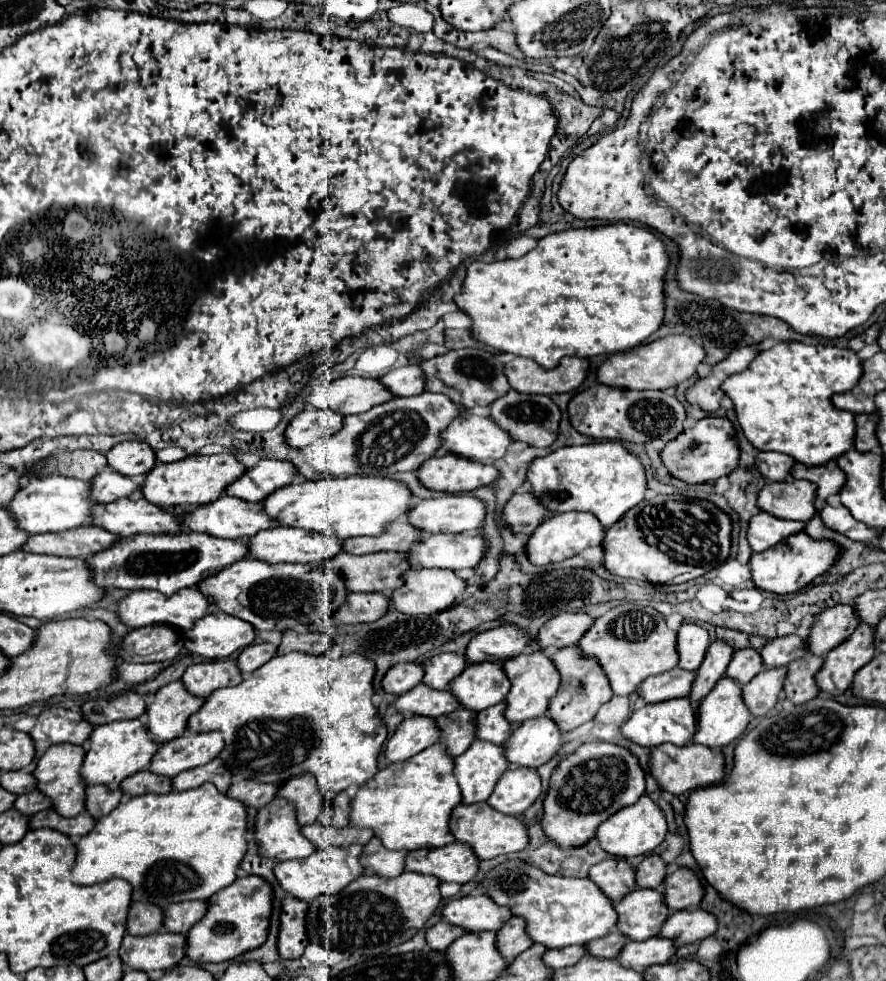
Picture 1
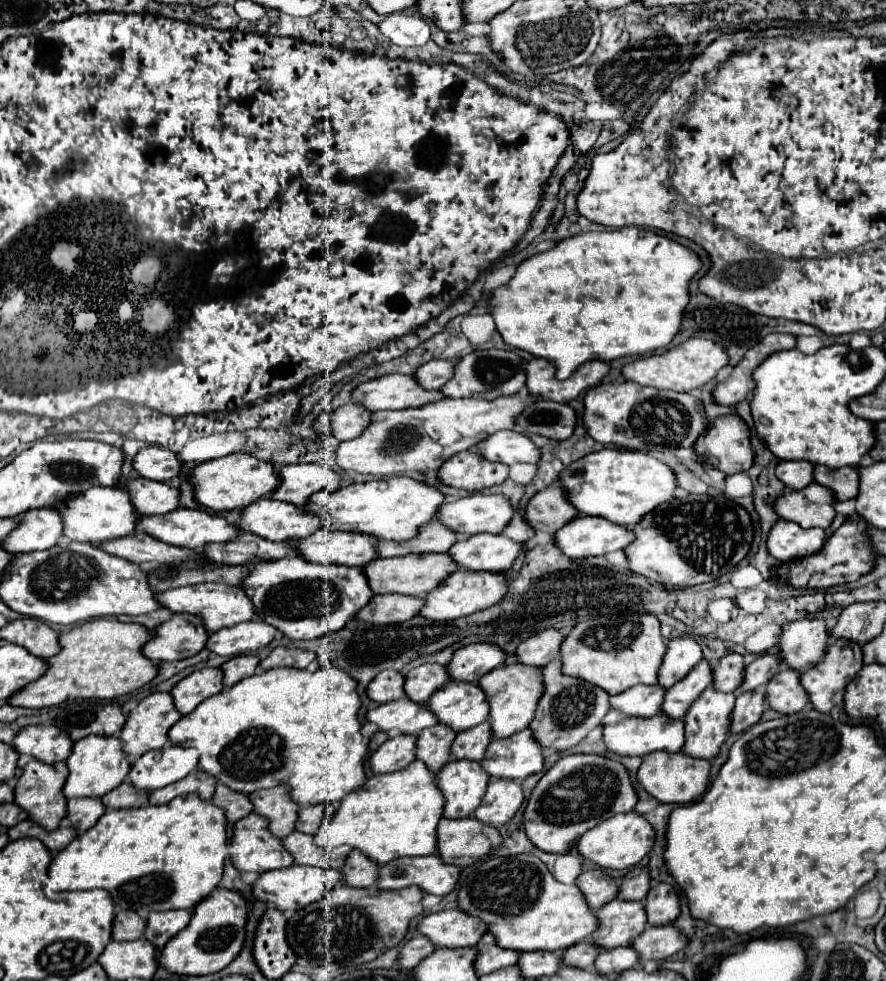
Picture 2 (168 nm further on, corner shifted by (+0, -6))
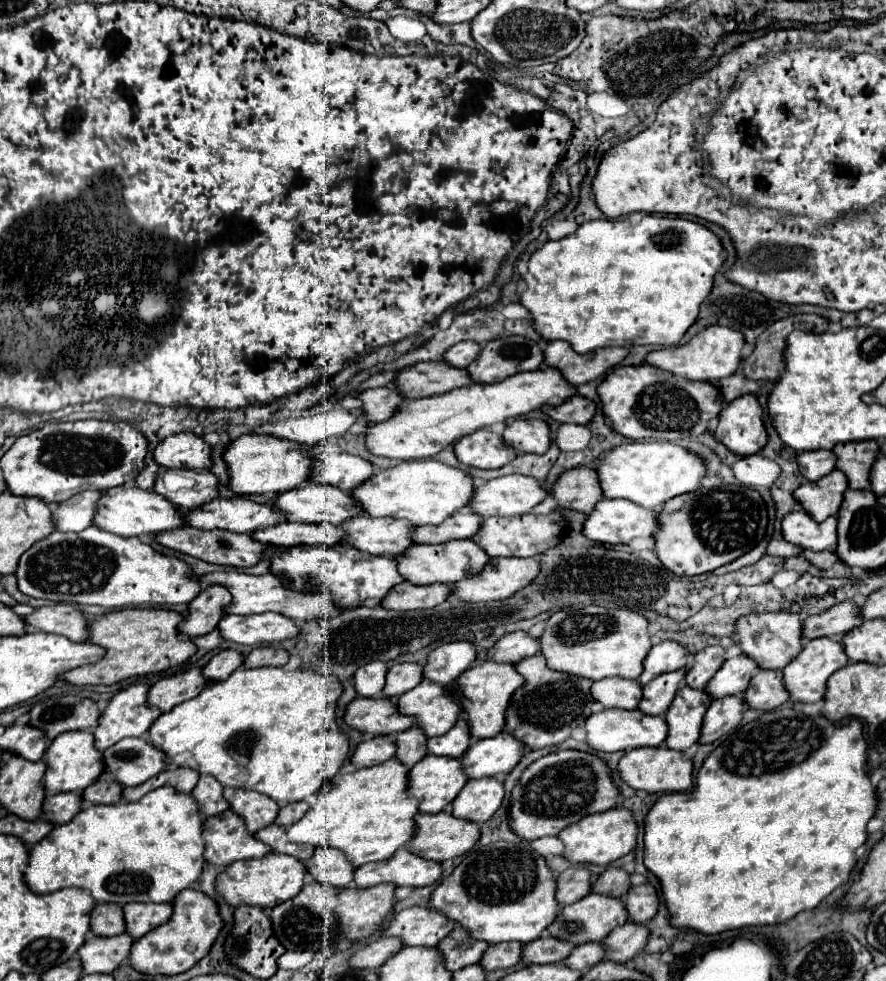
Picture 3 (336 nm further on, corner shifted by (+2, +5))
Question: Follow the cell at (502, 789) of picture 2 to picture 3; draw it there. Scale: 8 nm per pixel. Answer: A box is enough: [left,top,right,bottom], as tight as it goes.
[452,778,504,822]

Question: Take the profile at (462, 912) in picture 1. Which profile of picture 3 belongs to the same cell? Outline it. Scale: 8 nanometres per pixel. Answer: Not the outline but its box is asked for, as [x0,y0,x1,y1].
[384,906,454,946]

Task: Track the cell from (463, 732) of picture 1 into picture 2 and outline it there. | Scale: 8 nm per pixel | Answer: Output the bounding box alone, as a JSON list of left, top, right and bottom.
[416,725,456,773]

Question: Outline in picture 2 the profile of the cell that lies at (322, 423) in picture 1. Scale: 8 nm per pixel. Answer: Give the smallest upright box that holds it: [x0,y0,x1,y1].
[316,403,370,441]

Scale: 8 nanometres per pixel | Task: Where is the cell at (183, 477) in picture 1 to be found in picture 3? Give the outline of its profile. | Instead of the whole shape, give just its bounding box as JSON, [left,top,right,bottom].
[224,436,312,494]

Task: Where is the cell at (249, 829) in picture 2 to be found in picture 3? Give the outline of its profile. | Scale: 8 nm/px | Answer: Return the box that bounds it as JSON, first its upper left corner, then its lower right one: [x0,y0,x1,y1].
[204,810,272,868]

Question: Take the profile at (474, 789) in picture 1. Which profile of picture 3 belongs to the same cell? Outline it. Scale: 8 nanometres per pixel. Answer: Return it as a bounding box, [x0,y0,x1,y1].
[408,754,468,814]

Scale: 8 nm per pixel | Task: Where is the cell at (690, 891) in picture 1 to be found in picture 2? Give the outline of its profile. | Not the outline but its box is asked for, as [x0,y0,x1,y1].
[644,883,680,925]

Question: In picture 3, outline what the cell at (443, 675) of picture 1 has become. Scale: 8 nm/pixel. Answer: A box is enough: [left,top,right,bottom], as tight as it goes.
[384,662,424,698]

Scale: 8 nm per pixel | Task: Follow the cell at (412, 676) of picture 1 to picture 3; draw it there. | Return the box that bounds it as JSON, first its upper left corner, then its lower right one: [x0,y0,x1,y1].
[354,662,388,698]

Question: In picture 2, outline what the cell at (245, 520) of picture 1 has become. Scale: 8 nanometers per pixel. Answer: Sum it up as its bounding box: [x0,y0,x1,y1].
[238,499,322,541]

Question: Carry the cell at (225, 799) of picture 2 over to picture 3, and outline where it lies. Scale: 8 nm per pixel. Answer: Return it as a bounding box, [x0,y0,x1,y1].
[192,774,230,816]

